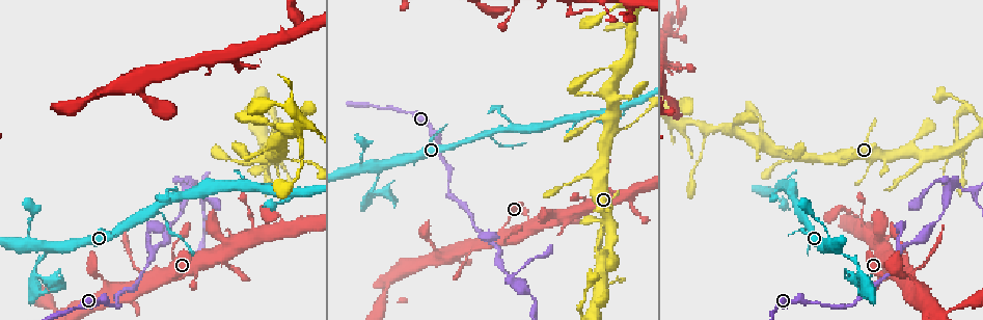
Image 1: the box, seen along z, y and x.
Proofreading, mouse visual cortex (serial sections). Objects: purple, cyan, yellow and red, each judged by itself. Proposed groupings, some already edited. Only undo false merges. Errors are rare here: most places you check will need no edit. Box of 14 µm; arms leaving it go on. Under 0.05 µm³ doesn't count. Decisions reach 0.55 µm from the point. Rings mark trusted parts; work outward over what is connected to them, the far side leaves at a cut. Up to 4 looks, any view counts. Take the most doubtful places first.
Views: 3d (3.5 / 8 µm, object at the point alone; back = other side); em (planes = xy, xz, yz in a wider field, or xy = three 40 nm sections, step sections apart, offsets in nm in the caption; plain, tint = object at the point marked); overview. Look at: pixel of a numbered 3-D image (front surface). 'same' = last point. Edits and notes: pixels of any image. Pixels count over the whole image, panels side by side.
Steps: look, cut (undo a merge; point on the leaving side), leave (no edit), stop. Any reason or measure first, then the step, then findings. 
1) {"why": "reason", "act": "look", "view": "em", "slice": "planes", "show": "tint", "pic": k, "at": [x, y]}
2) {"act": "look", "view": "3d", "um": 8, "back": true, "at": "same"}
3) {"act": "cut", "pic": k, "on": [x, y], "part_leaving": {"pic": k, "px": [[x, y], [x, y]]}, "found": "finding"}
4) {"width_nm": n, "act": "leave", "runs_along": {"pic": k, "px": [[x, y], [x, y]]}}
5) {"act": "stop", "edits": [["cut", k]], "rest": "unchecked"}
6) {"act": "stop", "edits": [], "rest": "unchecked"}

{"why": "three arms meet", "act": "look", "view": "3d", "um": 3.5, "pic": 1, "at": [969, 188]}

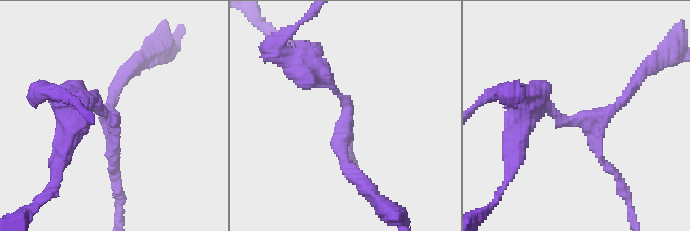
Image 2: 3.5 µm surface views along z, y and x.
{"act": "look", "view": "em", "slice": "planes", "show": "tint", "pic": 2, "at": [349, 116]}

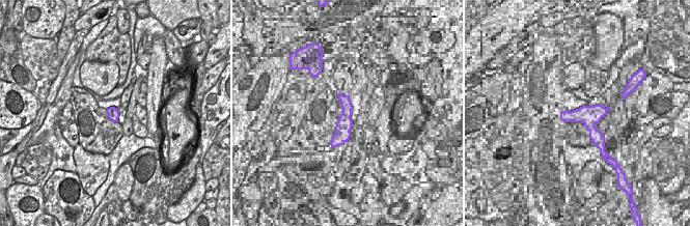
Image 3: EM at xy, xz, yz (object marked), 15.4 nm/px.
{"arms": 3, "act": "leave", "runs_along": {"pic": 2, "px": [[529, 102], [580, 120], [617, 181]]}, "found": "all the same cell"}

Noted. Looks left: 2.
{"why": "small branch off a trunk", "act": "look", "view": "3d", "um": 3.5, "pic": 1, "at": [274, 155]}

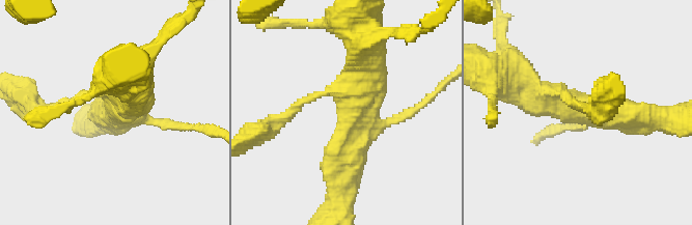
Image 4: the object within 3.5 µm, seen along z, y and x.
{"arms": 4, "arm_widths_nm": [100, 150, 450, 450], "act": "look", "view": "em", "slice": "xy", "step": 1, "show": "tint", "pic": 4, "at": [570, 108]}

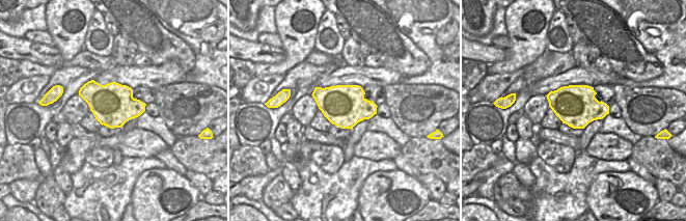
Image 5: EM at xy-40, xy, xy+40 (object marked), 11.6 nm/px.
{"act": "leave", "runs_along": {"pic": 4, "px": [[635, 118], [574, 109], [513, 83]]}, "found": "all the same cell"}

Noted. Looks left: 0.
{"act": "stop", "edits": [], "rest": "unchecked"}

